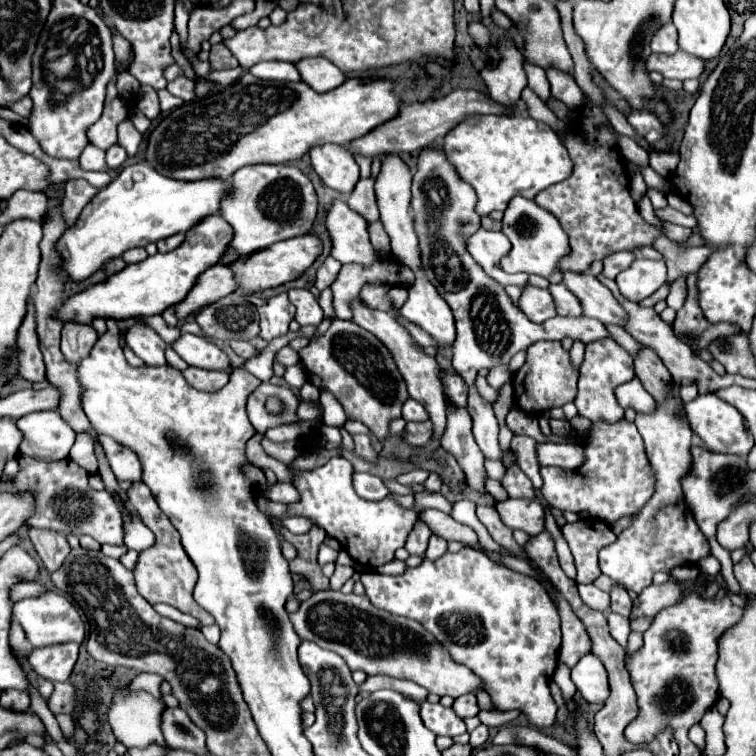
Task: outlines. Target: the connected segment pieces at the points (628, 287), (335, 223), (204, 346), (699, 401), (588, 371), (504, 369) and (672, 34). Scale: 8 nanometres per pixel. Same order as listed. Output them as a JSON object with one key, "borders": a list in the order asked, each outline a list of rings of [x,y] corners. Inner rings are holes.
{"borders":[[[[637,258],[627,270],[617,274],[617,286],[621,294],[633,302],[641,302],[661,286],[661,274],[667,272],[663,260]]],[[[333,200],[325,218],[325,228],[331,238],[331,256],[341,264],[359,262],[369,266],[375,260],[367,222],[363,220],[365,218],[351,210],[343,200]]],[[[181,334],[181,338],[173,342],[173,350],[189,366],[197,366],[205,370],[225,370],[229,366],[229,358],[225,356],[225,352],[201,336]]],[[[705,394],[699,396],[691,402],[685,404],[685,414],[689,418],[689,426],[691,430],[701,438],[703,446],[709,452],[727,452],[727,454],[749,454],[749,450],[753,448],[753,436],[745,426],[743,416],[731,406],[725,404],[723,400],[719,400],[715,394]]],[[[613,338],[589,342],[585,346],[585,360],[581,364],[579,390],[577,390],[577,398],[575,398],[575,406],[577,406],[579,414],[589,418],[591,422],[597,422],[597,420],[617,422],[617,420],[621,420],[623,408],[619,406],[619,402],[615,398],[615,388],[631,378],[635,378],[633,358],[623,346],[619,346]]],[[[499,365],[490,369],[486,377],[490,386],[495,389],[501,388],[503,384],[511,381],[511,372],[508,365]]],[[[669,22],[665,28],[659,28],[653,36],[653,42],[651,42],[651,50],[653,52],[659,52],[659,54],[675,54],[679,50],[677,46],[677,30],[675,26]]]]}

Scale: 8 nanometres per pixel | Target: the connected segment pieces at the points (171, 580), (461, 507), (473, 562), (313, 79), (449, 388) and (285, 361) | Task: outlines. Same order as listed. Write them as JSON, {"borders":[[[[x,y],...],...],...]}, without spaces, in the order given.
{"borders":[[[[133,482],[131,488],[127,490],[127,502],[133,506],[133,510],[141,516],[141,520],[155,534],[155,544],[151,548],[145,548],[143,552],[139,552],[139,560],[137,560],[135,570],[133,570],[135,584],[137,584],[137,590],[141,592],[141,596],[151,604],[163,602],[163,604],[169,604],[169,606],[185,612],[185,614],[191,614],[197,620],[201,620],[203,626],[213,624],[215,622],[213,616],[209,616],[201,606],[197,606],[197,602],[193,600],[193,594],[191,594],[193,586],[197,582],[197,570],[179,542],[177,530],[173,528],[171,520],[159,510],[149,488],[143,482]]],[[[459,500],[459,502],[453,506],[451,516],[453,516],[457,522],[463,522],[463,524],[471,526],[471,528],[477,532],[479,542],[481,542],[485,548],[497,550],[497,552],[501,552],[501,554],[507,554],[503,548],[497,548],[497,546],[495,546],[495,542],[491,540],[491,536],[489,536],[489,532],[485,530],[485,526],[477,520],[477,516],[475,516],[475,504],[473,504],[473,502],[469,502],[469,500]]],[[[461,550],[457,554],[447,552],[435,562],[423,560],[421,566],[407,568],[401,576],[361,572],[361,582],[375,608],[381,608],[395,616],[417,620],[437,638],[437,642],[441,642],[441,646],[451,654],[455,662],[467,666],[473,674],[477,674],[497,710],[517,708],[527,716],[529,724],[539,730],[547,730],[555,724],[557,704],[551,698],[549,682],[557,666],[561,628],[559,612],[537,578],[491,562],[481,552]]],[[[305,58],[297,64],[301,80],[313,86],[319,92],[325,92],[325,86],[341,86],[345,74],[327,58]]],[[[451,372],[445,376],[445,392],[453,400],[453,404],[467,406],[467,390],[469,390],[469,386],[459,374]]],[[[287,345],[278,351],[274,359],[274,362],[275,361],[285,367],[289,367],[299,363],[299,355],[289,345]]]]}

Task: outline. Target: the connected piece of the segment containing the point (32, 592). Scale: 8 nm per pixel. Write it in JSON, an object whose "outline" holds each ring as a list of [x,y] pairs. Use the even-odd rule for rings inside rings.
{"outline":[[[19,582],[11,588],[11,600],[17,602],[17,600],[23,600],[27,596],[39,596],[45,588],[37,582]]]}

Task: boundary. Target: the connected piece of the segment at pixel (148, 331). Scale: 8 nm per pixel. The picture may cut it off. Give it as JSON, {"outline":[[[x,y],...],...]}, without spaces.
{"outline":[[[137,318],[135,324],[123,334],[123,340],[145,364],[149,364],[149,366],[163,366],[165,364],[167,344],[141,318]]]}

